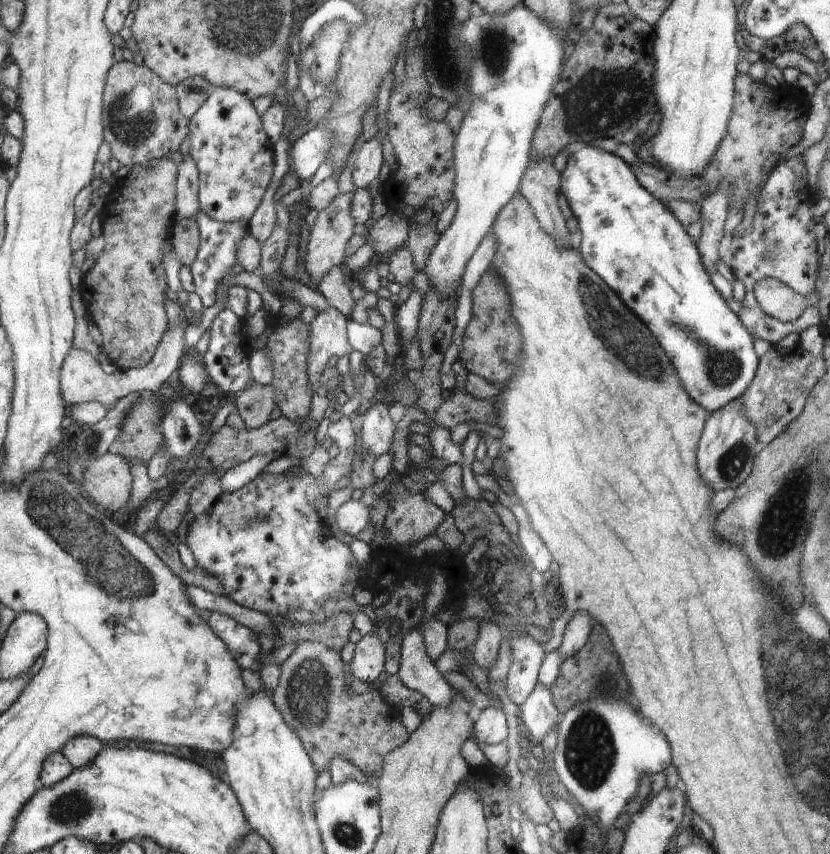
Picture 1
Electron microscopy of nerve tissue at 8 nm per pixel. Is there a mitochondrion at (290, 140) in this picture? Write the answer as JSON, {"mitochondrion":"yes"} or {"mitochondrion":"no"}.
{"mitochondrion":"no"}

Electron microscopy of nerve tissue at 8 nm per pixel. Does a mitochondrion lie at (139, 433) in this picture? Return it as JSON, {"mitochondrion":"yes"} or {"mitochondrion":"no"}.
{"mitochondrion":"yes"}

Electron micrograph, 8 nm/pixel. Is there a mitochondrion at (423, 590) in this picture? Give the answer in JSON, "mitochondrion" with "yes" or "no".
{"mitochondrion":"yes"}

